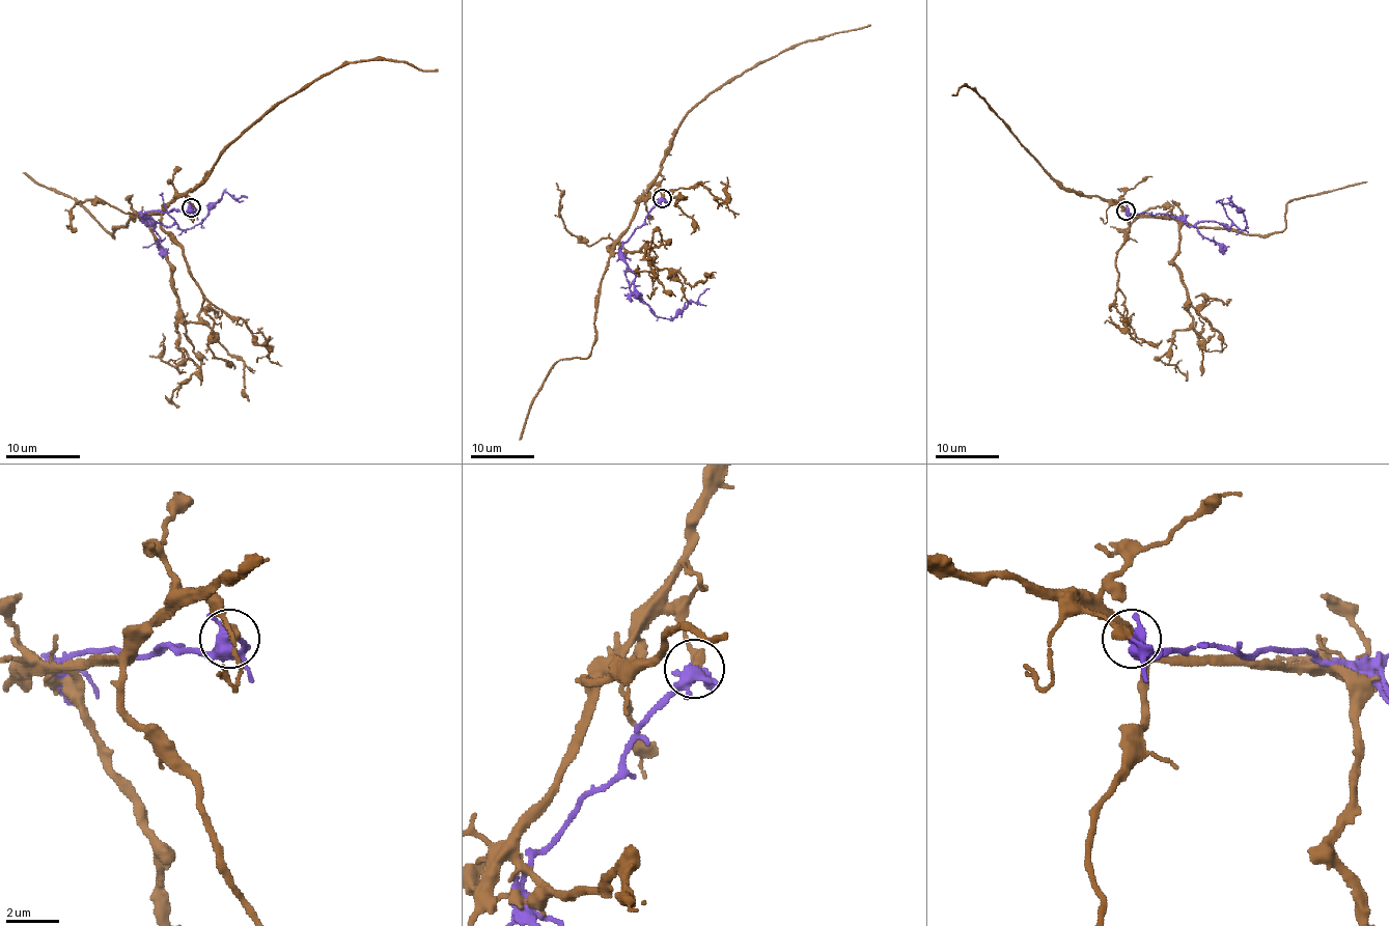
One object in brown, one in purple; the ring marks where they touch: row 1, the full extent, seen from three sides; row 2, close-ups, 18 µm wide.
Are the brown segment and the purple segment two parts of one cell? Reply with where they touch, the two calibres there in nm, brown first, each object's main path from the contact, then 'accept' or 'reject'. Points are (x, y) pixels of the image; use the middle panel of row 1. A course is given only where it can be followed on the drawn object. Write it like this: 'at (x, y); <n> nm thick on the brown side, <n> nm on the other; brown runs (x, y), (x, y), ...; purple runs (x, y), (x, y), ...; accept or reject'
at (662, 198); 360 nm thick on the brown side, 400 nm on the other; brown runs (662, 199), (654, 186), (638, 203), (605, 269), (590, 354), (562, 358), (554, 366), (519, 439); purple runs (662, 199), (621, 248), (630, 290), (657, 315), (668, 318), (709, 288); reject

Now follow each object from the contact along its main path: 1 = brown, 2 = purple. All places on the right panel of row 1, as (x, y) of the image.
1: (1127, 209), (1113, 200), (1131, 215), (1270, 235), (1285, 227), (1285, 205), (1294, 199), (1366, 181)
2: (1127, 212), (1175, 216), (1188, 225), (1205, 221), (1243, 230), (1243, 215), (1229, 199), (1216, 203)

